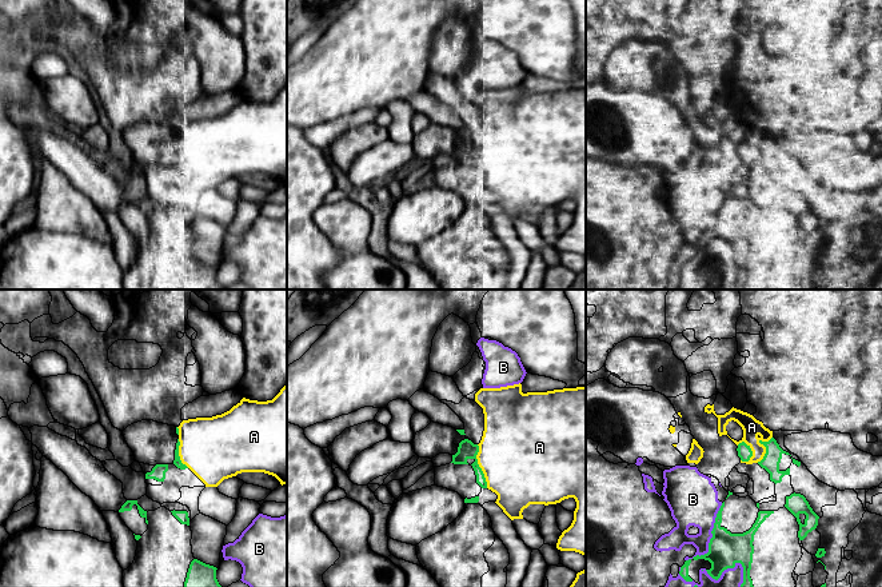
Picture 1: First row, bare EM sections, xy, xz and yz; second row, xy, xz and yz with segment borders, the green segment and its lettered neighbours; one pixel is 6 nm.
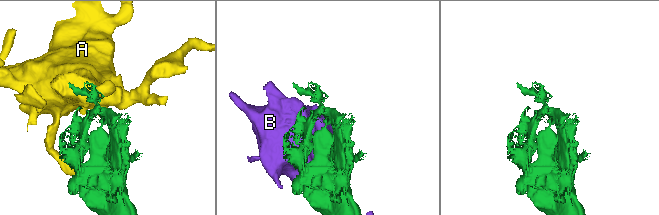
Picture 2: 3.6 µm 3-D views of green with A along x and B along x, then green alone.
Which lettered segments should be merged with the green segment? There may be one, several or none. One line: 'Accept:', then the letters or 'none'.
Accept: none

